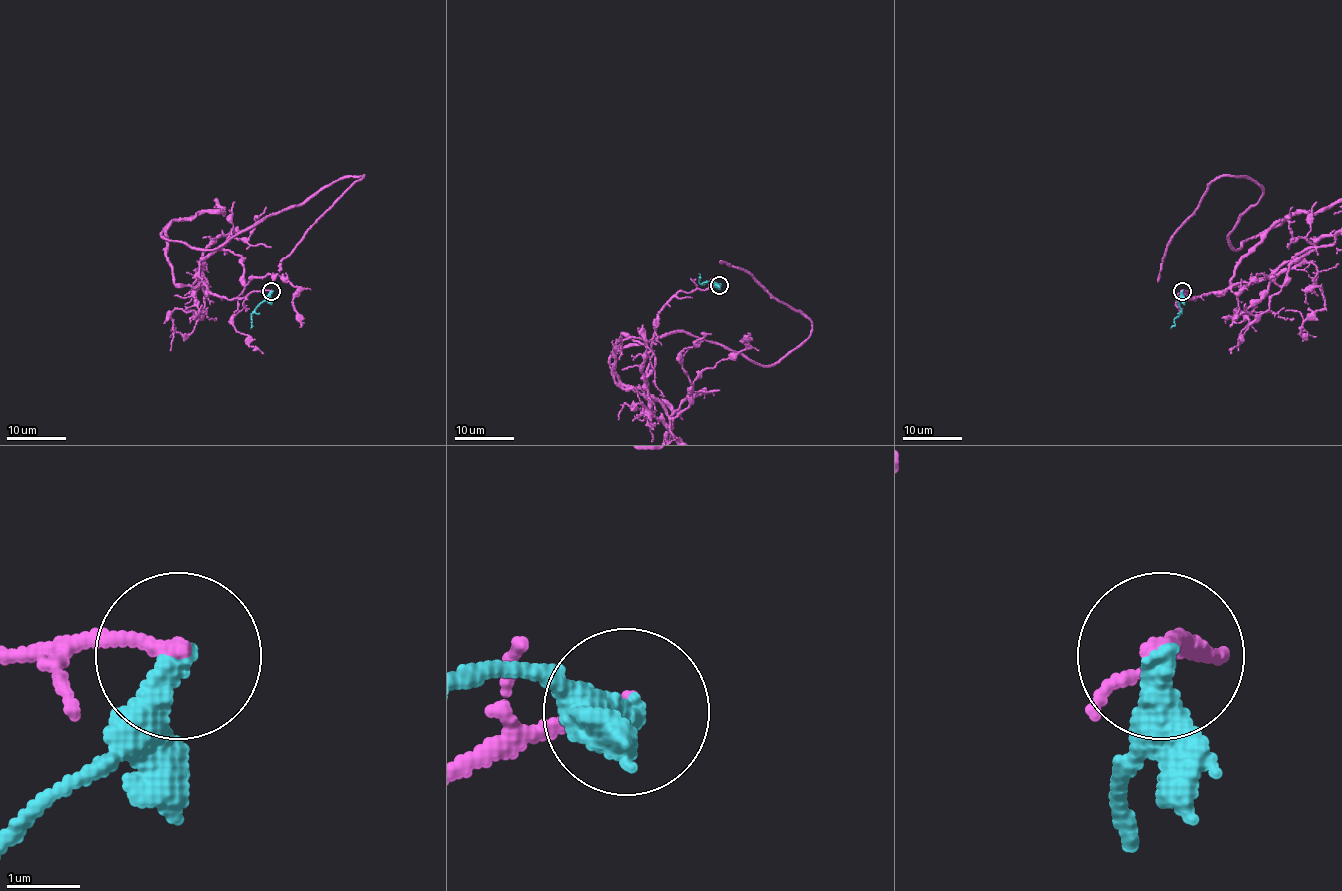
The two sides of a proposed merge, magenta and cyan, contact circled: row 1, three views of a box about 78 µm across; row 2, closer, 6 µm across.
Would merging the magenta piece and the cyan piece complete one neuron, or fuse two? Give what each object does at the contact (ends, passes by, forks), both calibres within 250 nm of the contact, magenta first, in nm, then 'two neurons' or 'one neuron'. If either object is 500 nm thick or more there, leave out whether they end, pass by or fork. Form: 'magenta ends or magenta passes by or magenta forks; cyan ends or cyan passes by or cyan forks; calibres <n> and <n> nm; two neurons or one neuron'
magenta ends; cyan ends; calibres 240 and 400 nm; two neurons

